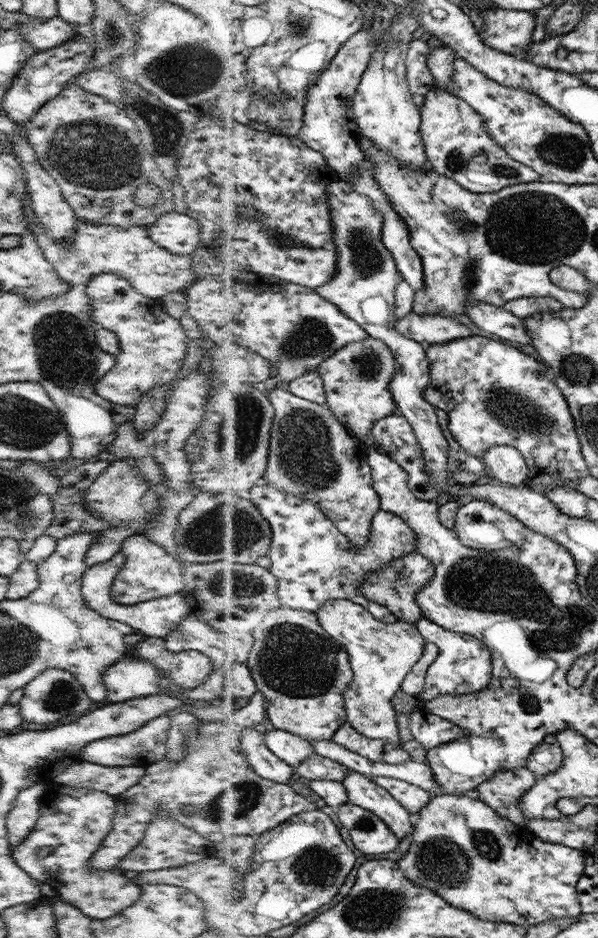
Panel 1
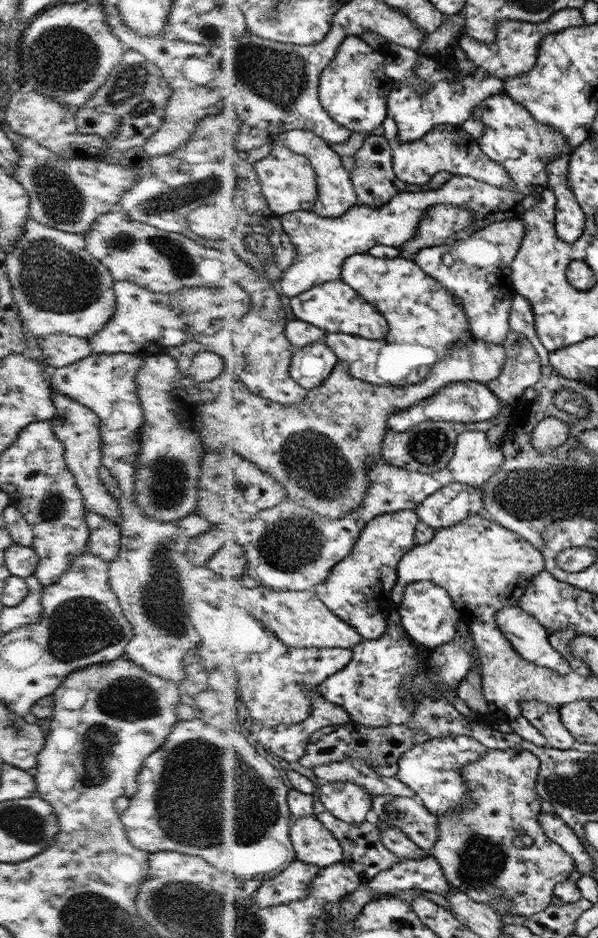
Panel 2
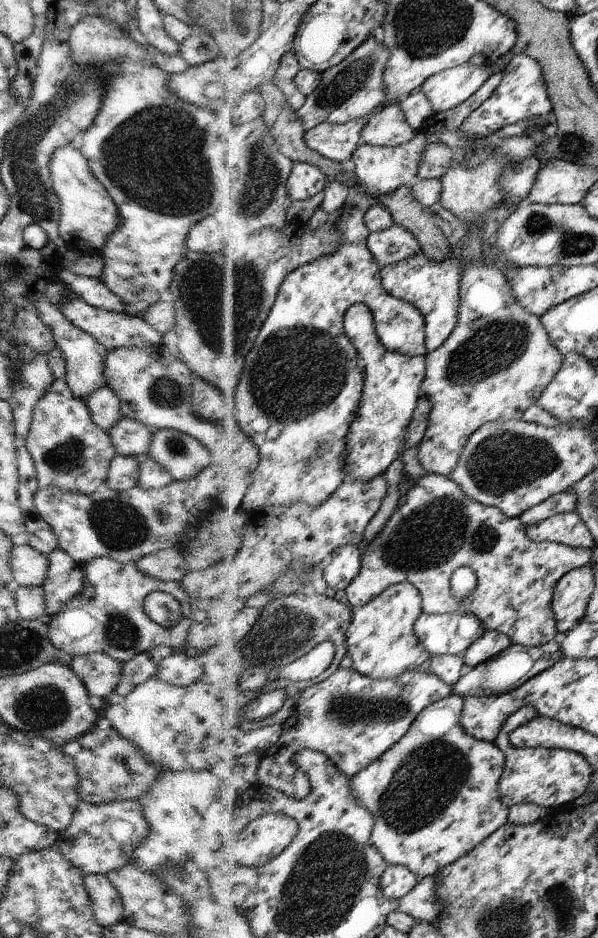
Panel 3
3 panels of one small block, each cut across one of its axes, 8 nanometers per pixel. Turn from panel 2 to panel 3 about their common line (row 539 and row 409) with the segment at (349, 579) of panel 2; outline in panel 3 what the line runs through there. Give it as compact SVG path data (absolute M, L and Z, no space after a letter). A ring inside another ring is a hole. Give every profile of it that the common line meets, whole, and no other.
M356 304L348 311L344 329L358 348L364 372L367 373L363 403L348 436L348 468L350 480L368 484L384 475L404 455L408 430L415 419L428 376L427 356L406 356L392 352L380 340L375 313L367 304Z

